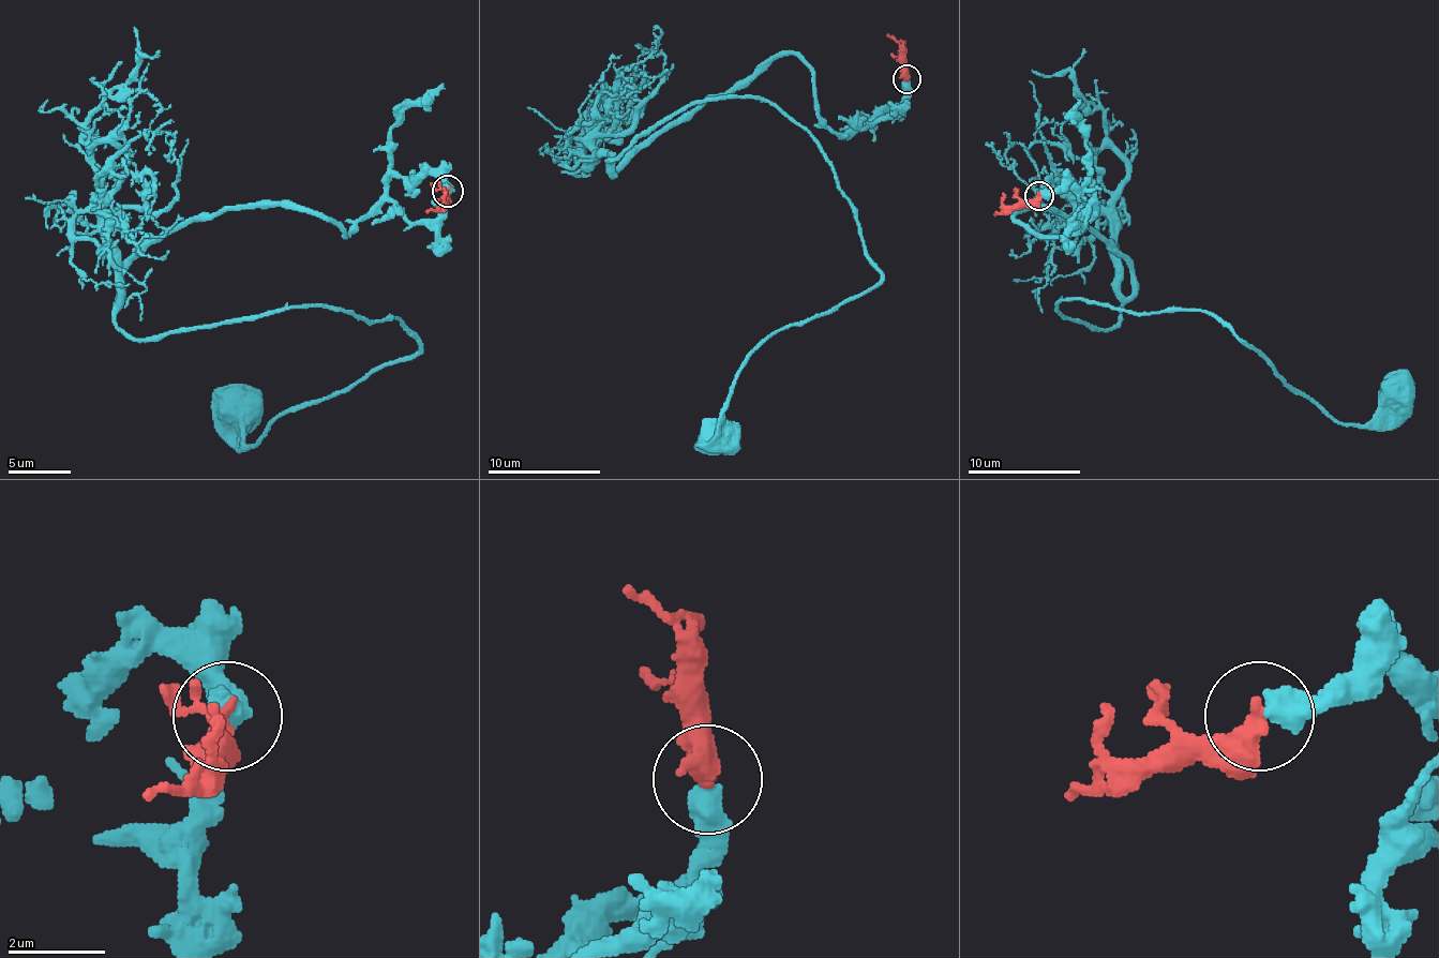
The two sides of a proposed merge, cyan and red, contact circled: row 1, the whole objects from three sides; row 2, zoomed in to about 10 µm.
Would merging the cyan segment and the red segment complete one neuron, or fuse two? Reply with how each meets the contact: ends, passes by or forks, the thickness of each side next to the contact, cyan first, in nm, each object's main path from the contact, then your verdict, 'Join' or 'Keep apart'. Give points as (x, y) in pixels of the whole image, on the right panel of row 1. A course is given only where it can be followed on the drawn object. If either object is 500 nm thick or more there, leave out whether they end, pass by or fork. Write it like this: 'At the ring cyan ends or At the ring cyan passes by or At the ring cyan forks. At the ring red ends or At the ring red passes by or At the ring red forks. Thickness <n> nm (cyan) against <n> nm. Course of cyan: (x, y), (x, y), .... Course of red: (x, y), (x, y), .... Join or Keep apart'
Thickness 550 nm (cyan) against 460 nm. Course of cyan: (1039, 195), (1093, 190), (1015, 218), (1127, 263), (1110, 328), (1065, 316), (1207, 311), (1345, 424), (1399, 385). Course of red: (1039, 195), (994, 214). Keep apart

